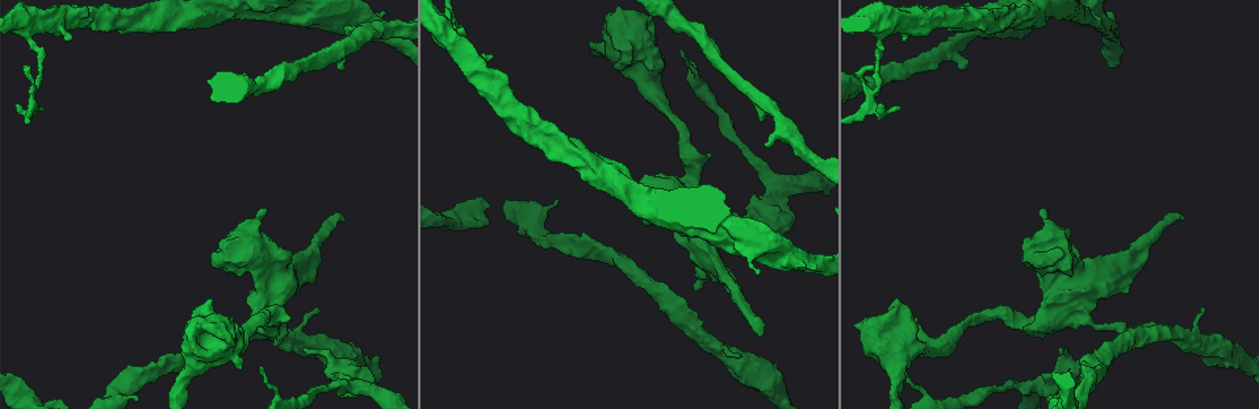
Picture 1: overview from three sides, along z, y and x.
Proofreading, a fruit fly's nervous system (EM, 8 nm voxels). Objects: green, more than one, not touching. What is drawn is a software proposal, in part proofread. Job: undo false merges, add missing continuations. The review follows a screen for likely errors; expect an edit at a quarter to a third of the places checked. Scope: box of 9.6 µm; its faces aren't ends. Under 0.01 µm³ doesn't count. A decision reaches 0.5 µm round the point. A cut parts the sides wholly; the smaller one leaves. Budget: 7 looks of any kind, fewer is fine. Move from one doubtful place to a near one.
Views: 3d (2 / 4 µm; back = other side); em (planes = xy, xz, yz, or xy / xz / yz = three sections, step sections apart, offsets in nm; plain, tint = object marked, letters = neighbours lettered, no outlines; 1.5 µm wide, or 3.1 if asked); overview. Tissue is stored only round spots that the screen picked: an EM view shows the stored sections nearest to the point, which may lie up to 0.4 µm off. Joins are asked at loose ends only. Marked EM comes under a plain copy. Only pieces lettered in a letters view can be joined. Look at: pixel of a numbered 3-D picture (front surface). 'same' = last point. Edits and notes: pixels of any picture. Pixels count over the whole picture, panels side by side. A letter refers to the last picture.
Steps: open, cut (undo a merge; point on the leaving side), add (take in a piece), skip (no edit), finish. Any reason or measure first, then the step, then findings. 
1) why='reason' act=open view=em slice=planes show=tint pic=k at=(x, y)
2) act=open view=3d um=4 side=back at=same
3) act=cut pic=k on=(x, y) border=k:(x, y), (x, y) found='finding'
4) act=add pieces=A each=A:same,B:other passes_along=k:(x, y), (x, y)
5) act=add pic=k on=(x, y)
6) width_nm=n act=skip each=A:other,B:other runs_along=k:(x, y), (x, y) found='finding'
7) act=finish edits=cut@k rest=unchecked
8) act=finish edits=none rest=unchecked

why='an open end' act=open view=em slice=yz step=8 show=letters pic=1 at=(345, 33)

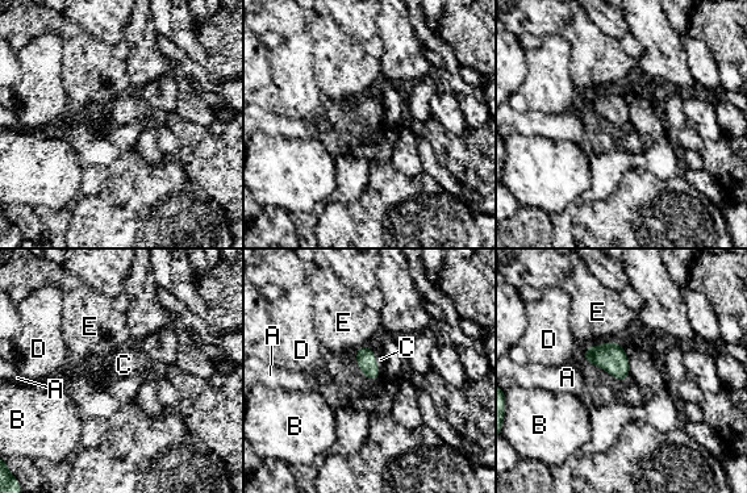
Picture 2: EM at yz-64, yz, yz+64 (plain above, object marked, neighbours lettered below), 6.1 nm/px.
act=open view=em slice=xy step=8 show=letters at=same

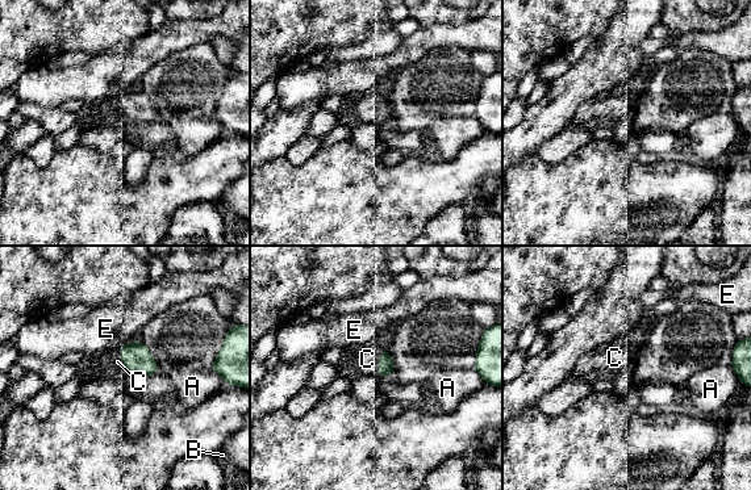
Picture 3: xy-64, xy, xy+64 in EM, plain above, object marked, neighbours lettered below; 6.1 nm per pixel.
longest_contact=C:160nm act=add pieces=C each=A:other,B:other,C:same,E:other found='it goes on there'

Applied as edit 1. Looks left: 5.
act=open view=overview

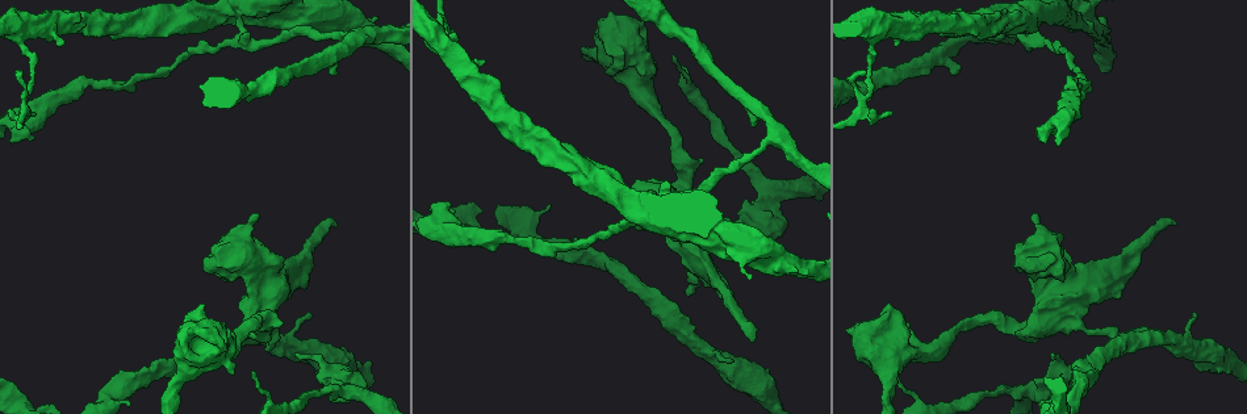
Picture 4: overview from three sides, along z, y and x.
why='an open end' act=open view=3d um=2 pic=4 at=(1177, 223)

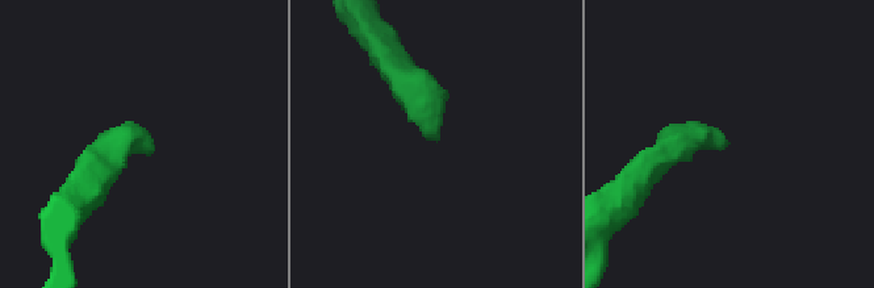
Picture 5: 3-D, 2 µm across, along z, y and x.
why='need the tissue' act=open view=em slice=planes show=letters pic=5 at=(135, 141)

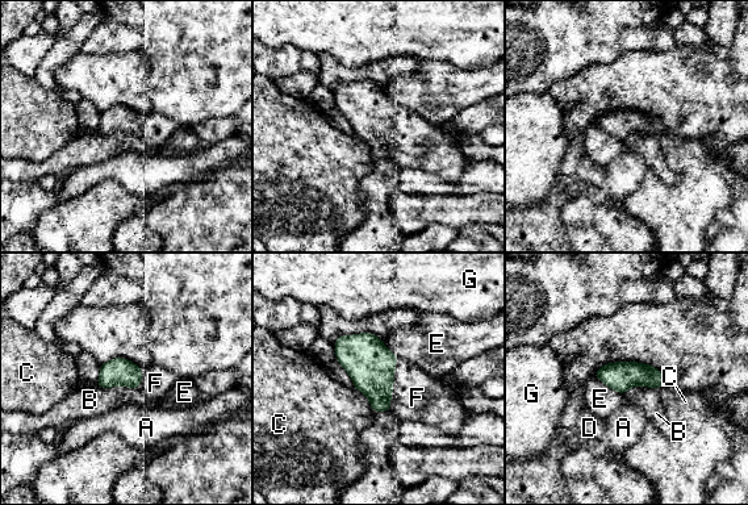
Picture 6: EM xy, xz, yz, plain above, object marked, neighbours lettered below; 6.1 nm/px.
act=add pieces=F each=A:other,B:other,C:other,D:other,E:other,F:same,G:other found='it goes on there'

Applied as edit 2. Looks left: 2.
act=finish edits=add@3,add@6 rest=unchecked

